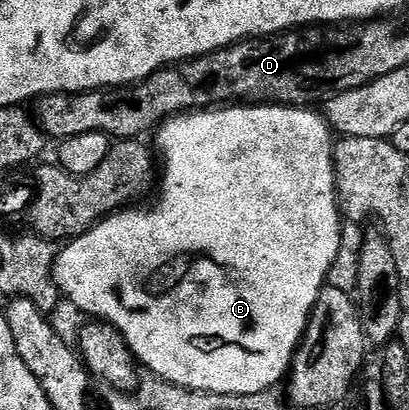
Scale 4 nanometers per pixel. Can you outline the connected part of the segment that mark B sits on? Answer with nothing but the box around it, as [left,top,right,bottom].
[52,104,344,394]

